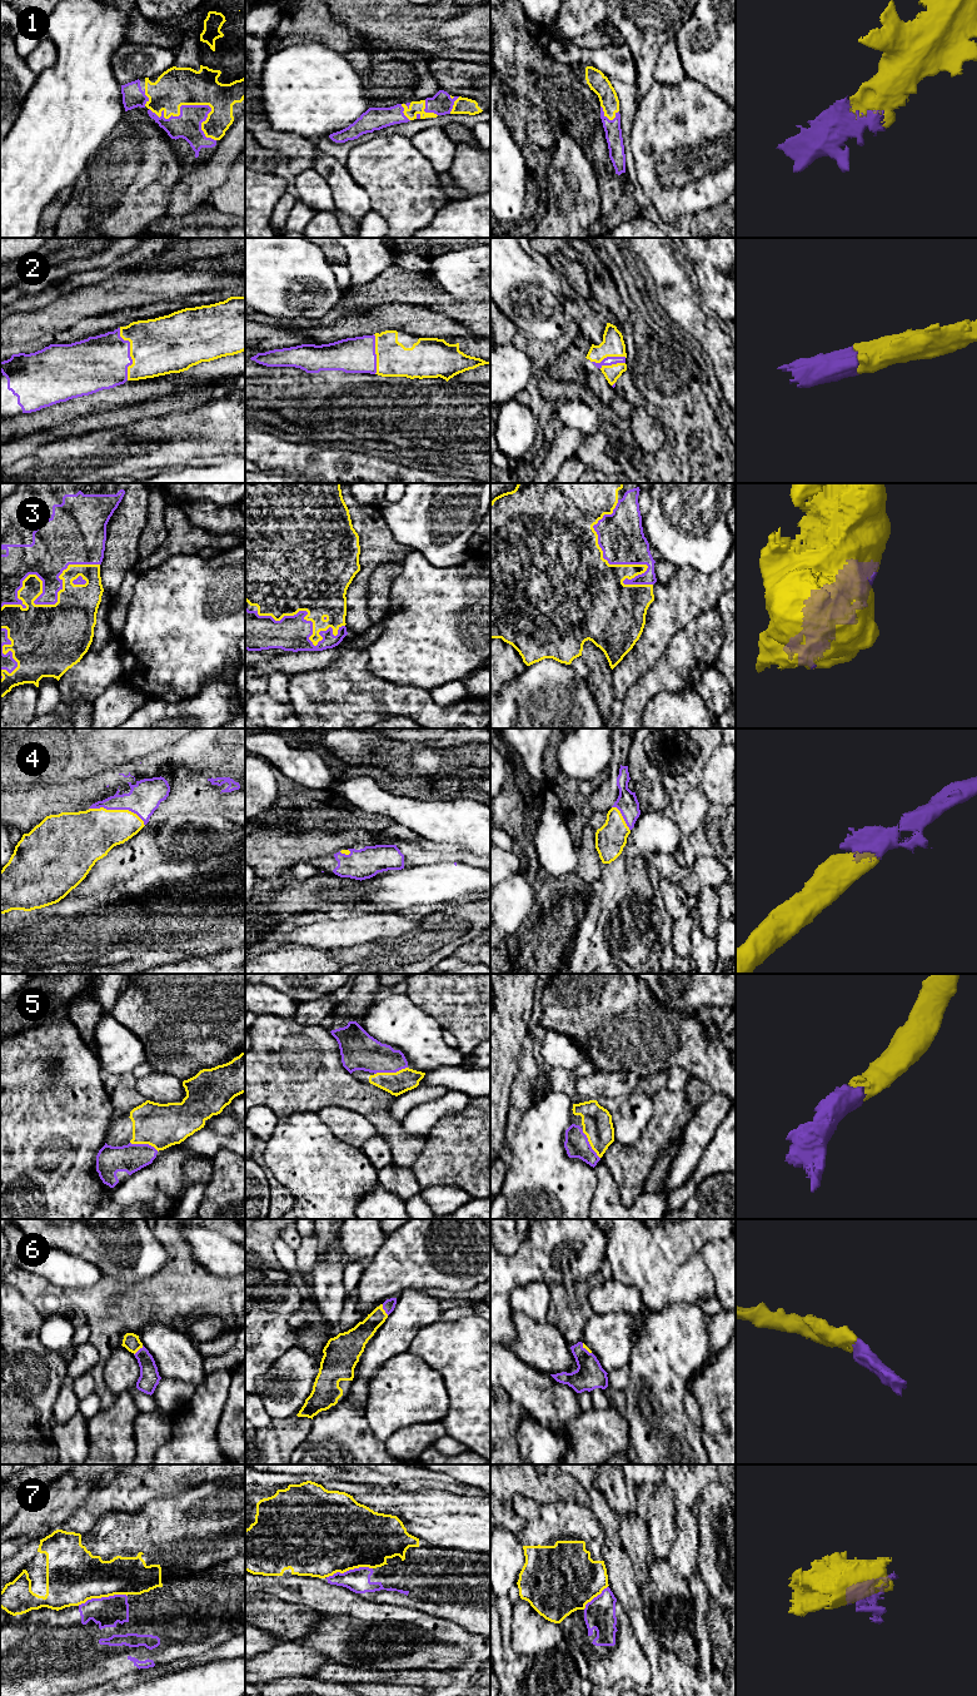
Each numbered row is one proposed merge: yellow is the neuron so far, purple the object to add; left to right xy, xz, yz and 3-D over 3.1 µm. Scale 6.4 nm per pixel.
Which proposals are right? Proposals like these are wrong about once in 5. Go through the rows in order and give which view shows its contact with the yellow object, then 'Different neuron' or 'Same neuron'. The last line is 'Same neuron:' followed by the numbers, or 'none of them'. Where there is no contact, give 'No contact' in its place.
1: Touches yellow in xy. Same neuron
2: Touches yellow in xy. Same neuron
3: Touches yellow in xy. Same neuron
4: Touches yellow in xy. Same neuron
5: Touches yellow in xz. Same neuron
6: Touches yellow in xz. Same neuron
7: Touches yellow in xy. Different neuron
Same neuron: 1, 2, 3, 4, 5, 6

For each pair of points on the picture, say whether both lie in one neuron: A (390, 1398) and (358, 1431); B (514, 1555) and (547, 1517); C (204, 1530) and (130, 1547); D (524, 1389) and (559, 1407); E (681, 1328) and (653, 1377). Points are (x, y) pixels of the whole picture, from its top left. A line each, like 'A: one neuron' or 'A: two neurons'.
A: two neurons
B: two neurons
C: one neuron
D: one neuron
E: one neuron

